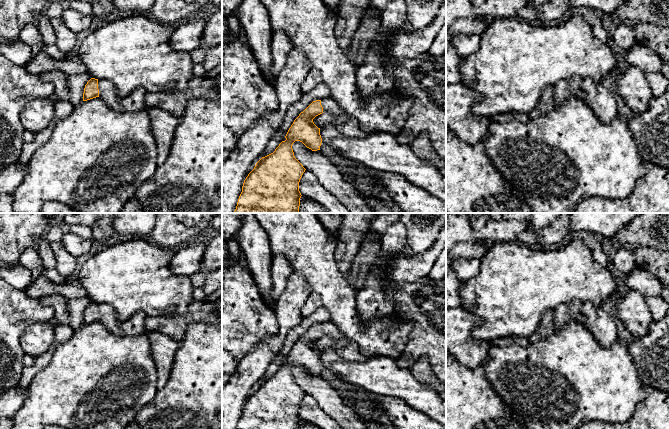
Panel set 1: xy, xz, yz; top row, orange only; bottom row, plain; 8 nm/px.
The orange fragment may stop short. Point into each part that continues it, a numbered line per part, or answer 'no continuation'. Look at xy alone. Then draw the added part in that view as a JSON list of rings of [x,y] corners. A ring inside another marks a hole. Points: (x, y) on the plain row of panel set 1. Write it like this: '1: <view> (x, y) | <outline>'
1: xy (135, 325) | [[[98,304],[99,322],[116,336],[135,336],[146,333],[145,320],[148,317],[143,312],[135,313],[130,319],[119,322],[115,310],[108,304]]]

